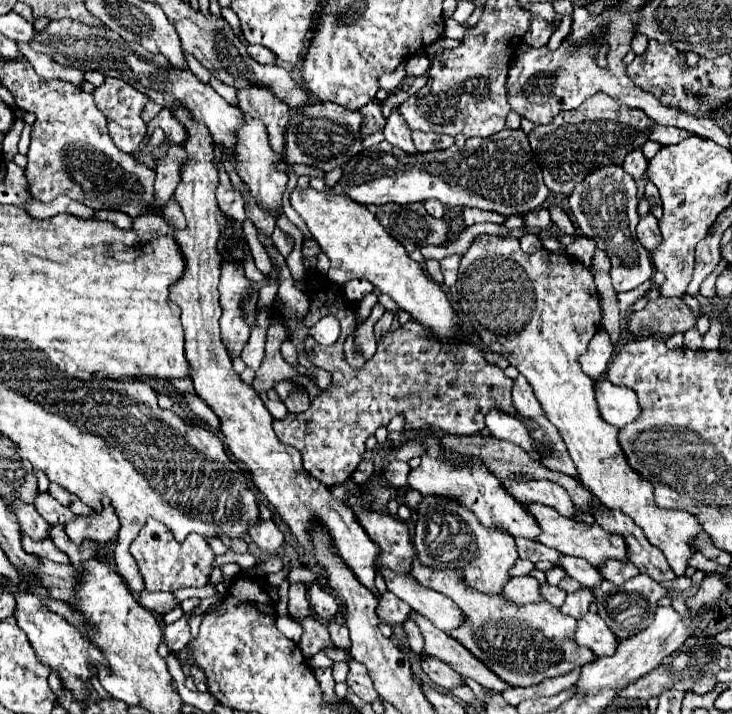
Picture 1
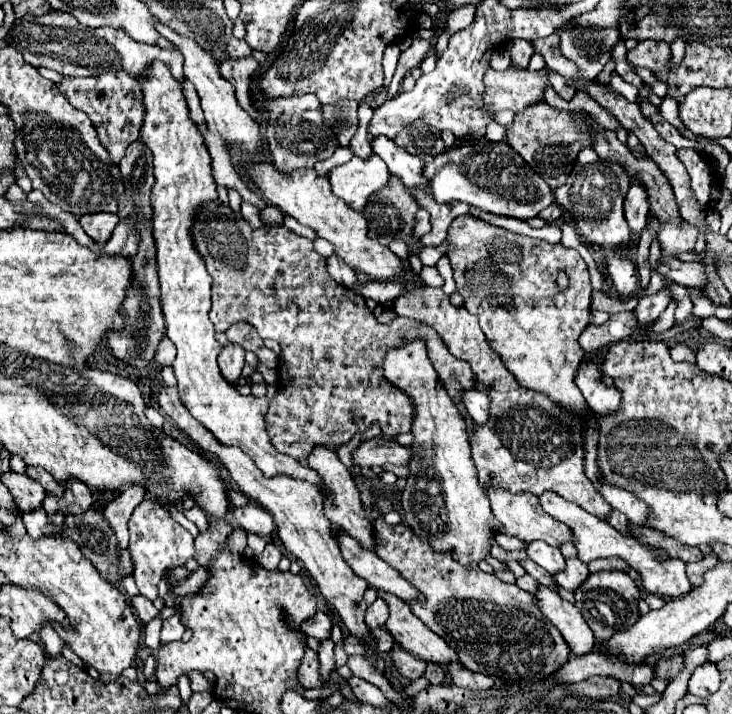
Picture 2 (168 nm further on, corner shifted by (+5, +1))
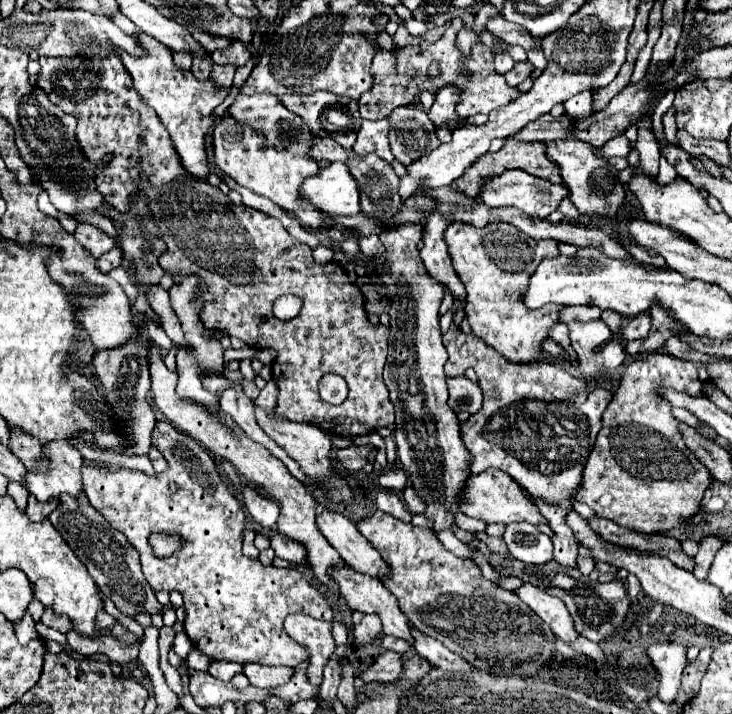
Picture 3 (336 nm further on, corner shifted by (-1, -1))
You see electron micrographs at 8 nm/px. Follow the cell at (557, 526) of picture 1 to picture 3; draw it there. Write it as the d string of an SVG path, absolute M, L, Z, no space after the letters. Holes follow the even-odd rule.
M488 468L482 474L472 474L466 482L466 490L462 494L462 510L466 516L470 518L478 518L486 524L514 524L514 522L528 522L528 524L544 524L544 516L540 516L540 510L536 508L536 504L532 504L532 498L526 494L526 490L516 484L516 480L512 480L508 474L496 470L496 468Z

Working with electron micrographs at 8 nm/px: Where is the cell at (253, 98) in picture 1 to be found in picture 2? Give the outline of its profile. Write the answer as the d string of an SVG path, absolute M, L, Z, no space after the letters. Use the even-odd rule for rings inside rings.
M252 56L246 58L228 58L220 64L220 74L234 86L236 90L236 98L240 102L240 106L252 116L258 118L260 112L252 106L252 98L250 98L250 78L252 74L258 70L258 62Z

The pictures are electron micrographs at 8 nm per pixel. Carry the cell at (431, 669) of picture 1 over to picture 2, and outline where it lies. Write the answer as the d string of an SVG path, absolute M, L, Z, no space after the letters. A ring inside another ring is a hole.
M392 648L390 650L390 660L392 660L392 666L398 670L398 674L408 678L408 680L416 680L424 674L424 666L426 666L424 660L414 658L412 654L408 654L402 648Z

